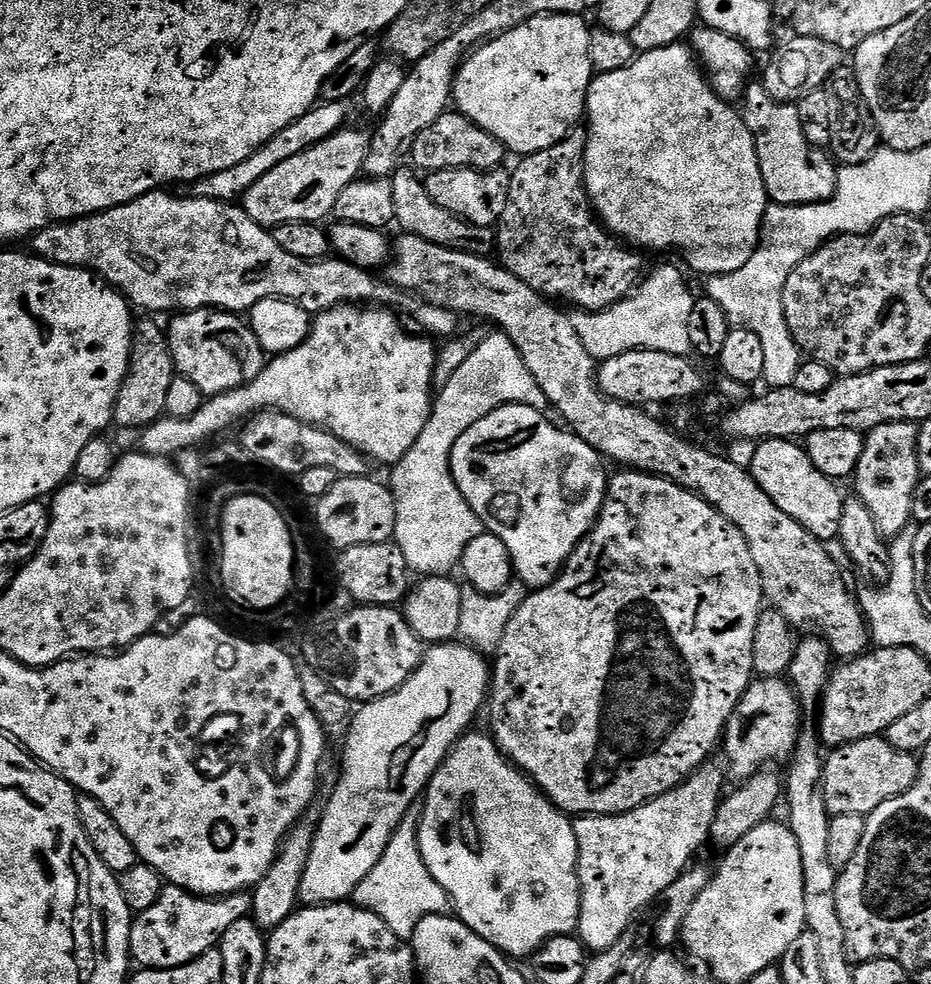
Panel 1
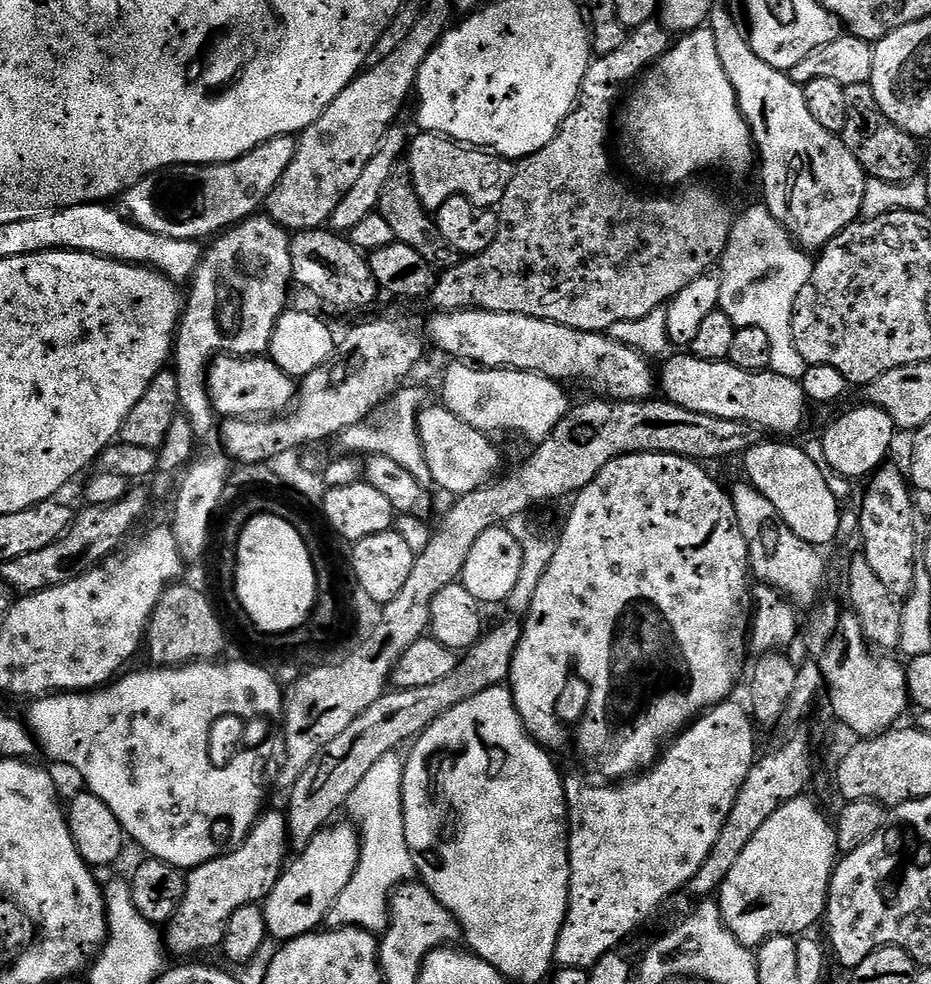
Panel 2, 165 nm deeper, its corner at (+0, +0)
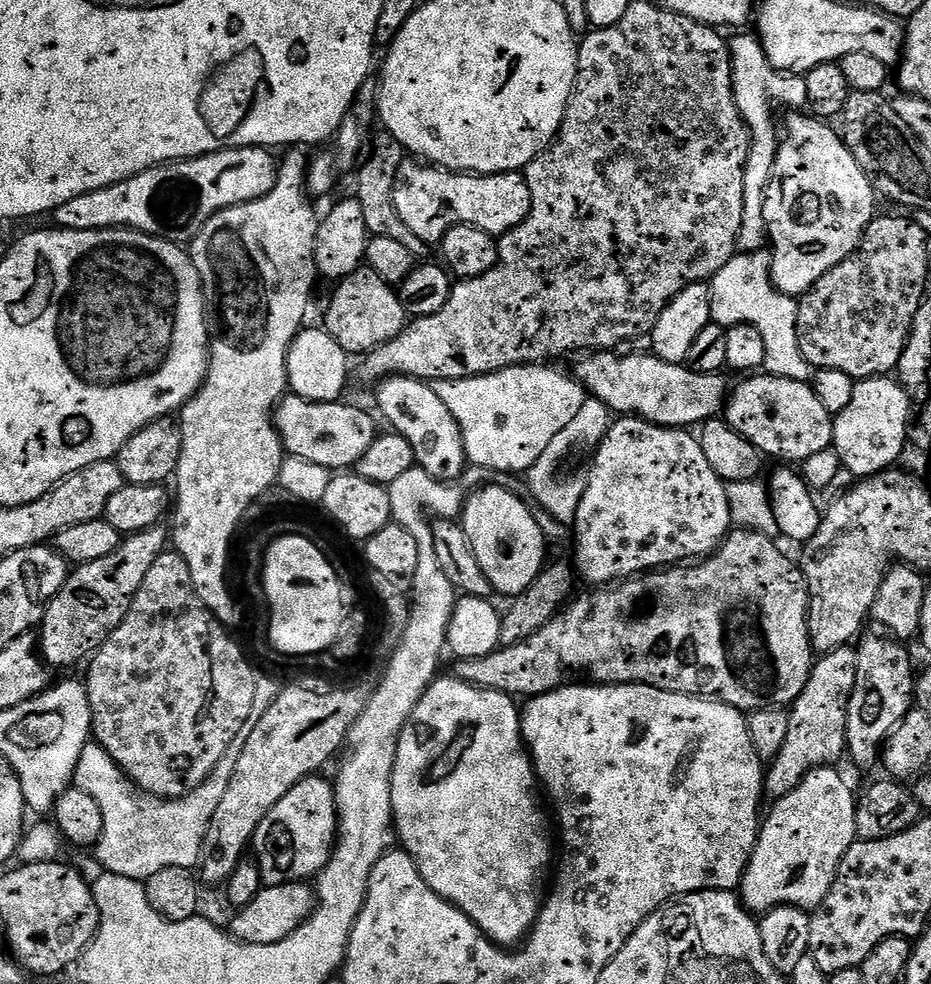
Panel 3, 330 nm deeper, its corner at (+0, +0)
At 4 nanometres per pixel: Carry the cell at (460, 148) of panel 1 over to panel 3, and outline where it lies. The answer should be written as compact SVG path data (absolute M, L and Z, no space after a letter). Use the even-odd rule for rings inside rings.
M406 158L400 164L400 169L396 175L394 182L394 210L398 210L398 218L402 218L402 222L406 222L406 226L410 226L410 230L414 230L414 234L418 234L418 238L422 238L425 242L439 242L444 238L444 232L450 230L453 224L469 224L478 230L486 230L494 238L506 235L511 228L518 226L528 217L530 212L530 186L524 181L520 172L499 172L498 174L486 174L481 176L470 172L450 172L447 168L433 166L427 162L421 162L416 158Z

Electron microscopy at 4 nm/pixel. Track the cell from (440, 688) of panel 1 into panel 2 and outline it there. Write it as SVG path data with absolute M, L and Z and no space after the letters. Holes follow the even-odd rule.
M336 822L323 828L299 853L300 860L293 859L285 867L274 890L270 890L263 900L266 926L273 941L293 940L305 936L307 932L317 931L325 923L338 894L342 894L350 878L354 878L360 857L360 836L357 829L351 823L348 824Z

